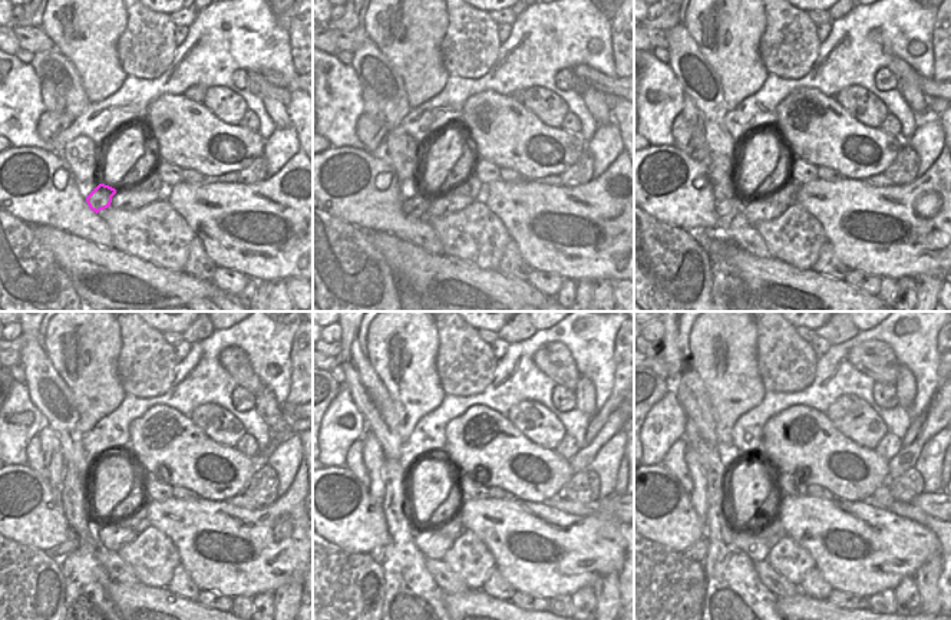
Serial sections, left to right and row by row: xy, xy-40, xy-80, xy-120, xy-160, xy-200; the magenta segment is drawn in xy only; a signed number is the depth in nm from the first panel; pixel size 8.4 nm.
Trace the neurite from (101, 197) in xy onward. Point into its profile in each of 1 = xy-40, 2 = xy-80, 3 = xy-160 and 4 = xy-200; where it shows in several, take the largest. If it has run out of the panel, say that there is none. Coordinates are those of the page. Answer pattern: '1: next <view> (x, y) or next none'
1: next xy-40 (416, 207)
2: next xy-80 (730, 214)
3: next xy-160 (377, 554)
4: next xy-200 (697, 551)

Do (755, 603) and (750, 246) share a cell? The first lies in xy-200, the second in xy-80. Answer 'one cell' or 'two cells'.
two cells

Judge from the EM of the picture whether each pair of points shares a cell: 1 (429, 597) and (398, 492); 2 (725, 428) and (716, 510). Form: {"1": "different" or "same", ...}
{"1": "same", "2": "different"}

